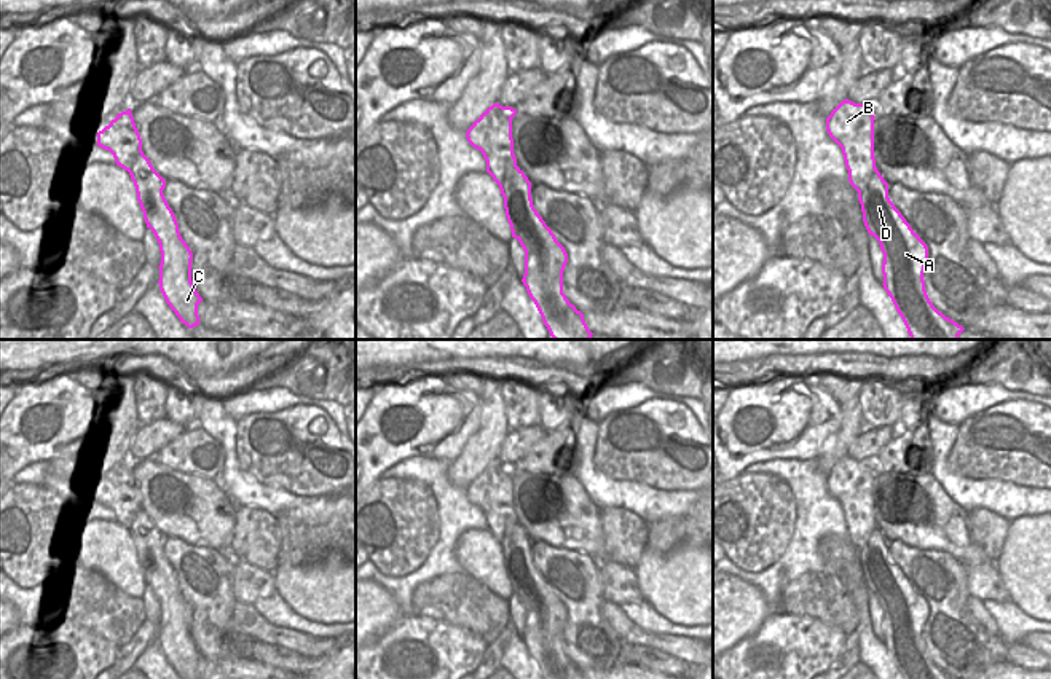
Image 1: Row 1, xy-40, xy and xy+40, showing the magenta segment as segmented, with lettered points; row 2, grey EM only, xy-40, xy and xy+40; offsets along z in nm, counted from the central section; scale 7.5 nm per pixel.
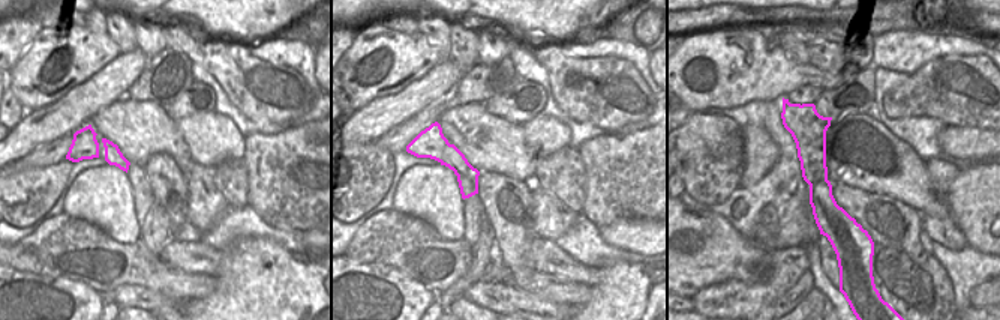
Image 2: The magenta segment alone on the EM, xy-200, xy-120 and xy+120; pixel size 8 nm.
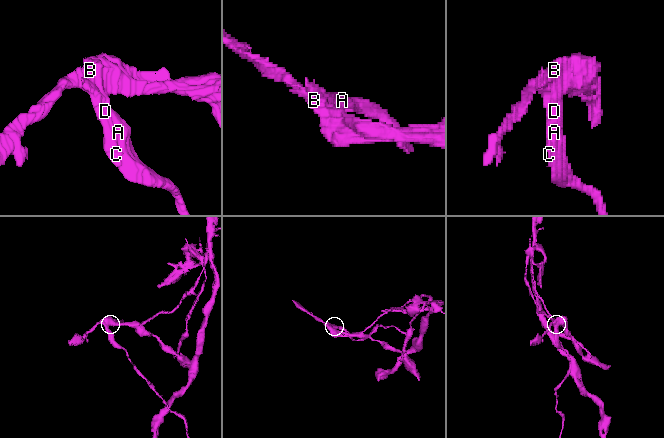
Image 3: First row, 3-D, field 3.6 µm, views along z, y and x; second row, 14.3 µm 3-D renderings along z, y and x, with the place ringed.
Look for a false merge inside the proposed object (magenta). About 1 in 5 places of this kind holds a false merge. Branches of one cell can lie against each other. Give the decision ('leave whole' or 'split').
split

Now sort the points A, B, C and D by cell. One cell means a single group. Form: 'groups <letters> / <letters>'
groups A C D / B

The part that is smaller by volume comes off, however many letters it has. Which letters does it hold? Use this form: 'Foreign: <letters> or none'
Foreign: A, C, D

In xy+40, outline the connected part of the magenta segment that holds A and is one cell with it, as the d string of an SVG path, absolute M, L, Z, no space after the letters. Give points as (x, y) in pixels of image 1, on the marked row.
M876 171L858 193L863 222L884 253L884 288L911 340L958 340L965 330L930 301L923 273L928 247L888 198L888 183Z

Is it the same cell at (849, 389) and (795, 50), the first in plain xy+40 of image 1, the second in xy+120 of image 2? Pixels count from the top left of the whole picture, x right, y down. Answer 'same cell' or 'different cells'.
same cell

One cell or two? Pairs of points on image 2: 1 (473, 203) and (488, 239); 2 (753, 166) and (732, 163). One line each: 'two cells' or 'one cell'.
1: two cells
2: two cells

